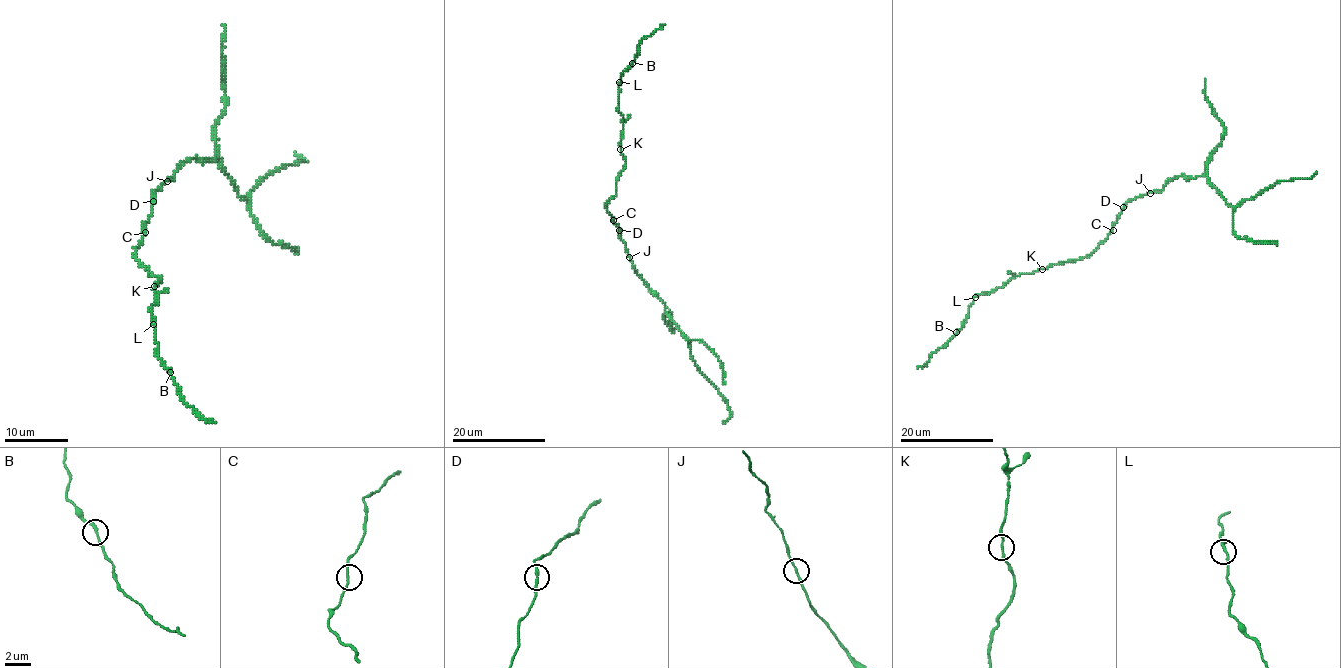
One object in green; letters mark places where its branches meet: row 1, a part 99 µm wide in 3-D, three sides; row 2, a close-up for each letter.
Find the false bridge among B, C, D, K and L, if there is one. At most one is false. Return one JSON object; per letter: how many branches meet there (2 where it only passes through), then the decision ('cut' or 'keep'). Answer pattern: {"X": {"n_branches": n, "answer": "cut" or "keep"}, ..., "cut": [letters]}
{"B": {"n_branches": 2, "answer": "keep"}, "C": {"n_branches": 2, "answer": "keep"}, "D": {"n_branches": 2, "answer": "keep"}, "K": {"n_branches": 2, "answer": "keep"}, "L": {"n_branches": 2, "answer": "keep"}, "cut": []}

